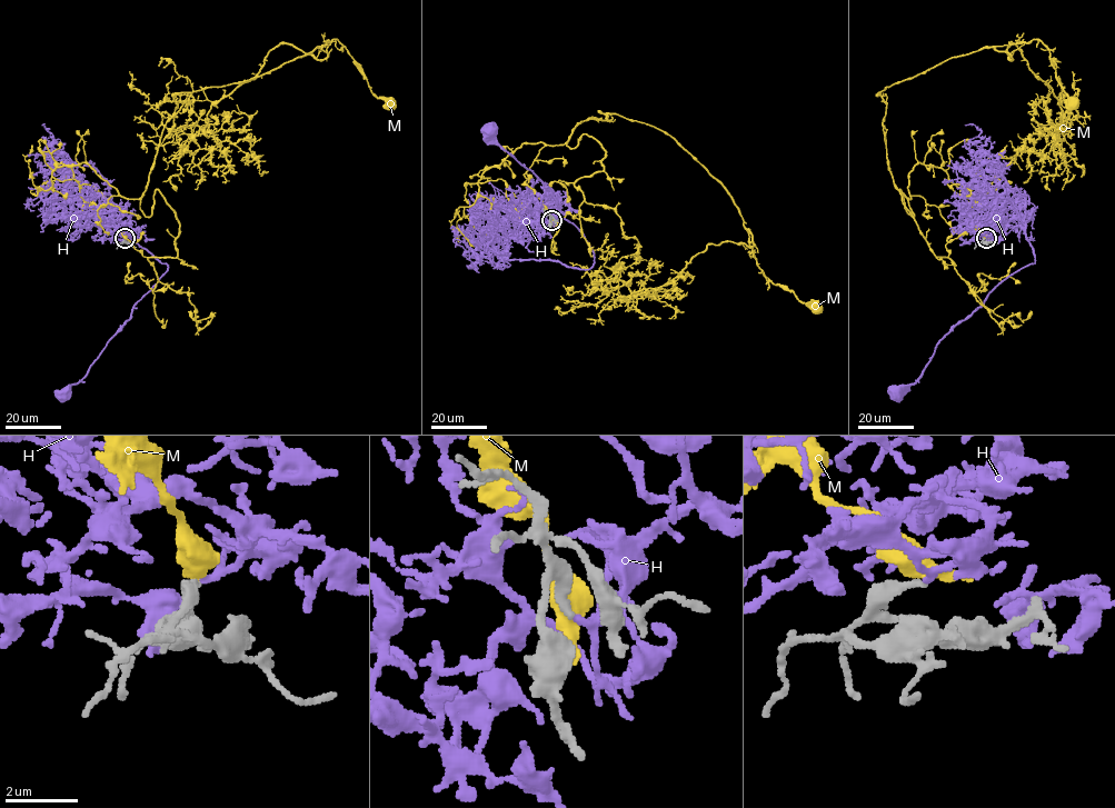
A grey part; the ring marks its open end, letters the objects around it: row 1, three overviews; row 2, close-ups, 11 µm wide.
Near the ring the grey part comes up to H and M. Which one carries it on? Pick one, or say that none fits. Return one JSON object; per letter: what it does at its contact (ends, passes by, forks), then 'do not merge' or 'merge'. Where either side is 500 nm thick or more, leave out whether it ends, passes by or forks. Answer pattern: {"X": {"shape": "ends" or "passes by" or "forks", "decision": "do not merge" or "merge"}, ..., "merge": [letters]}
{"H": {"shape": "passes by", "decision": "merge"}, "M": {"decision": "do not merge"}, "merge": ["H"]}

